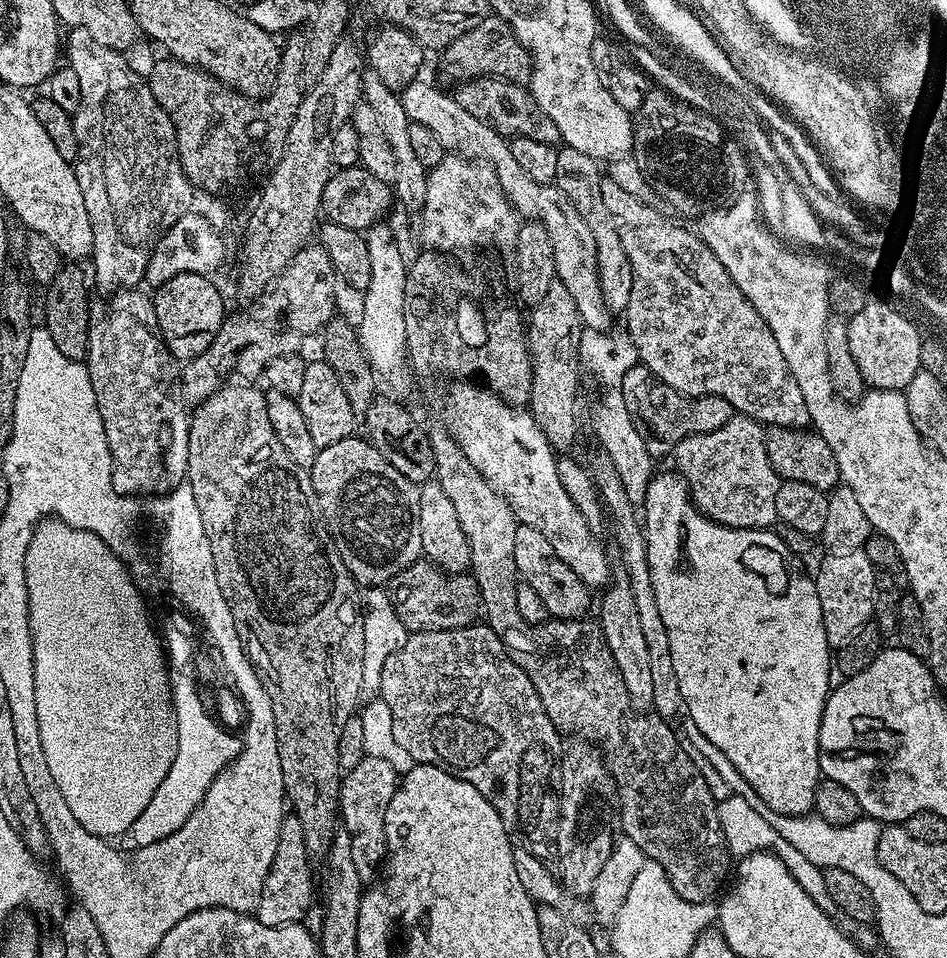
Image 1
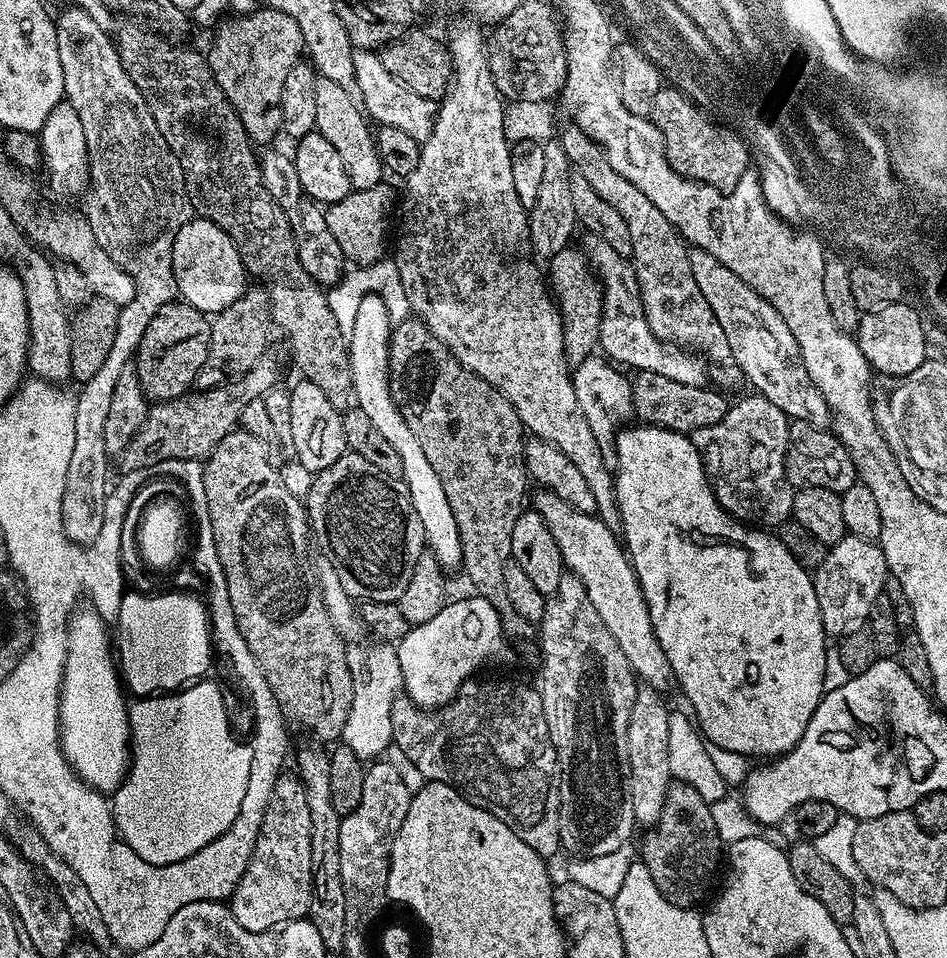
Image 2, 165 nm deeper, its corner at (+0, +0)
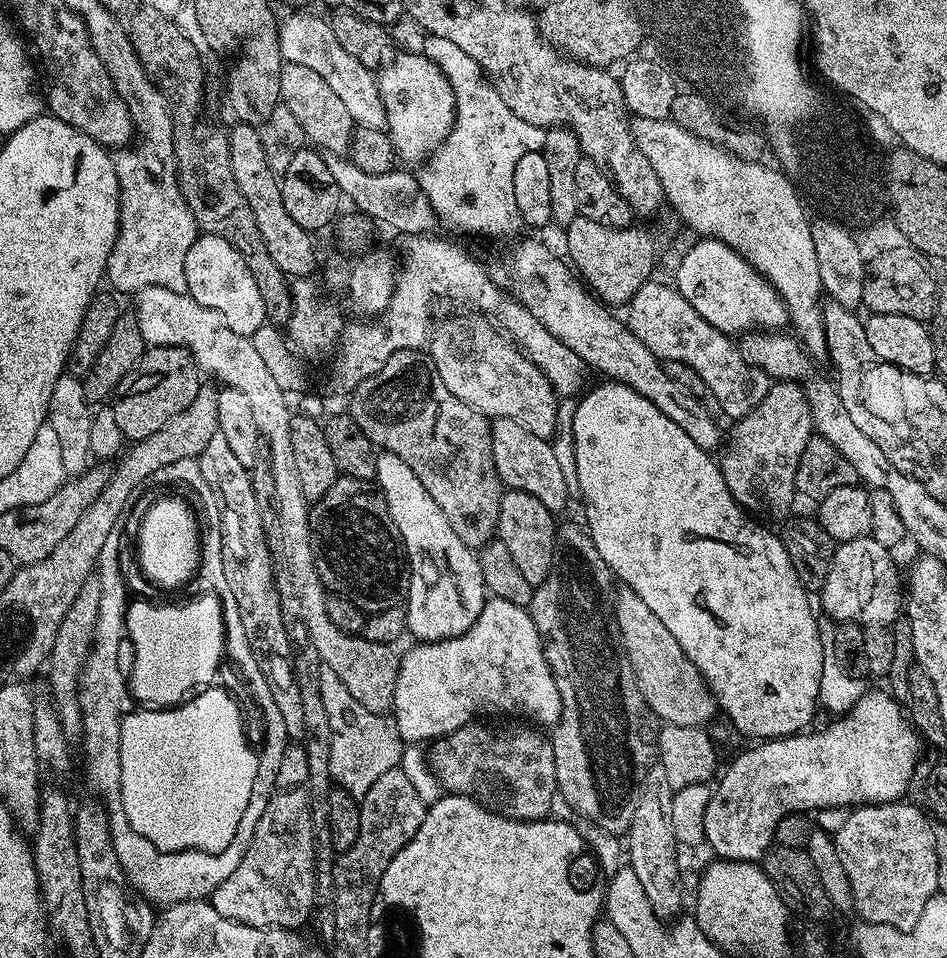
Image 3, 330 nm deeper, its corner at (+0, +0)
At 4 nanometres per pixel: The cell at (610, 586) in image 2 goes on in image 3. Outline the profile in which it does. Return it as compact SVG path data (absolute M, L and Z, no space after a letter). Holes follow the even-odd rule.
M620 586L614 592L614 615L616 631L620 633L620 643L634 670L638 690L642 690L642 698L646 698L657 721L695 728L711 725L712 715L717 715L718 709L708 683L702 678L698 666L686 658L674 634L666 630L657 616L650 614L650 606L646 606L646 602L642 602L634 590Z

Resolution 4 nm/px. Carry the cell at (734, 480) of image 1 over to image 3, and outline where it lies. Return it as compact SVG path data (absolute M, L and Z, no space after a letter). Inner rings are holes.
M790 380L769 383L762 402L733 424L736 425L726 432L724 457L718 460L730 494L753 517L787 517L793 511L792 499L798 496L798 458L802 458L802 450L806 450L806 442L814 434L808 396L803 387Z

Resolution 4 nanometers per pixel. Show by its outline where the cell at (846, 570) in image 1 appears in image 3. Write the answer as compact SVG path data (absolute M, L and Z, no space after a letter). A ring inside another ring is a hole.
M871 535L860 536L856 540L843 541L836 549L830 570L824 576L823 585L818 592L820 593L820 604L824 607L822 609L823 615L831 616L837 622L855 622L861 626L867 626L869 624L886 624L891 626L902 612L902 576L896 573L896 564L892 561L892 556L893 553L889 549L882 547L878 542L874 542Z

